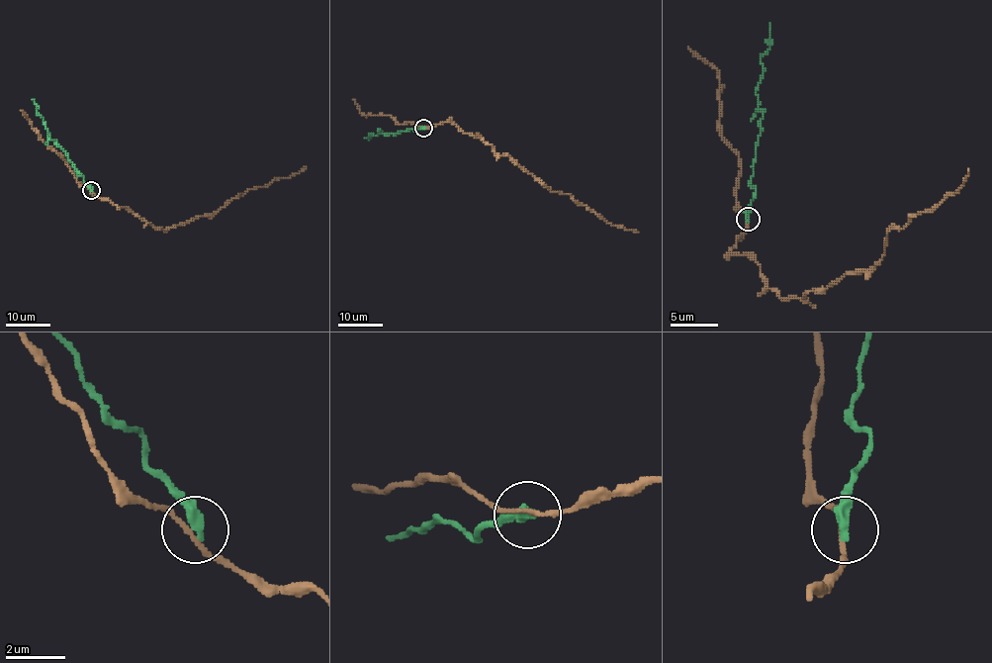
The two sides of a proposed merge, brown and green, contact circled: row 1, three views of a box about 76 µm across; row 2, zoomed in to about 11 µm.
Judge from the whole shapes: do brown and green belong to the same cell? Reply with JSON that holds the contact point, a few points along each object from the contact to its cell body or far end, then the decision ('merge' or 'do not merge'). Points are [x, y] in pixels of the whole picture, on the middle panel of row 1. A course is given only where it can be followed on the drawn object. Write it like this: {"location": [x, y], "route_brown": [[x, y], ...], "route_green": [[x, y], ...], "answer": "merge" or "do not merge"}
{"location": [423, 128], "route_brown": [[423, 127], [450, 120], [490, 143], [493, 151], [508, 155], [551, 191], [569, 193], [614, 226], [639, 232]], "route_green": [[423, 128], [385, 135], [380, 132], [365, 139]], "answer": "do not merge"}

